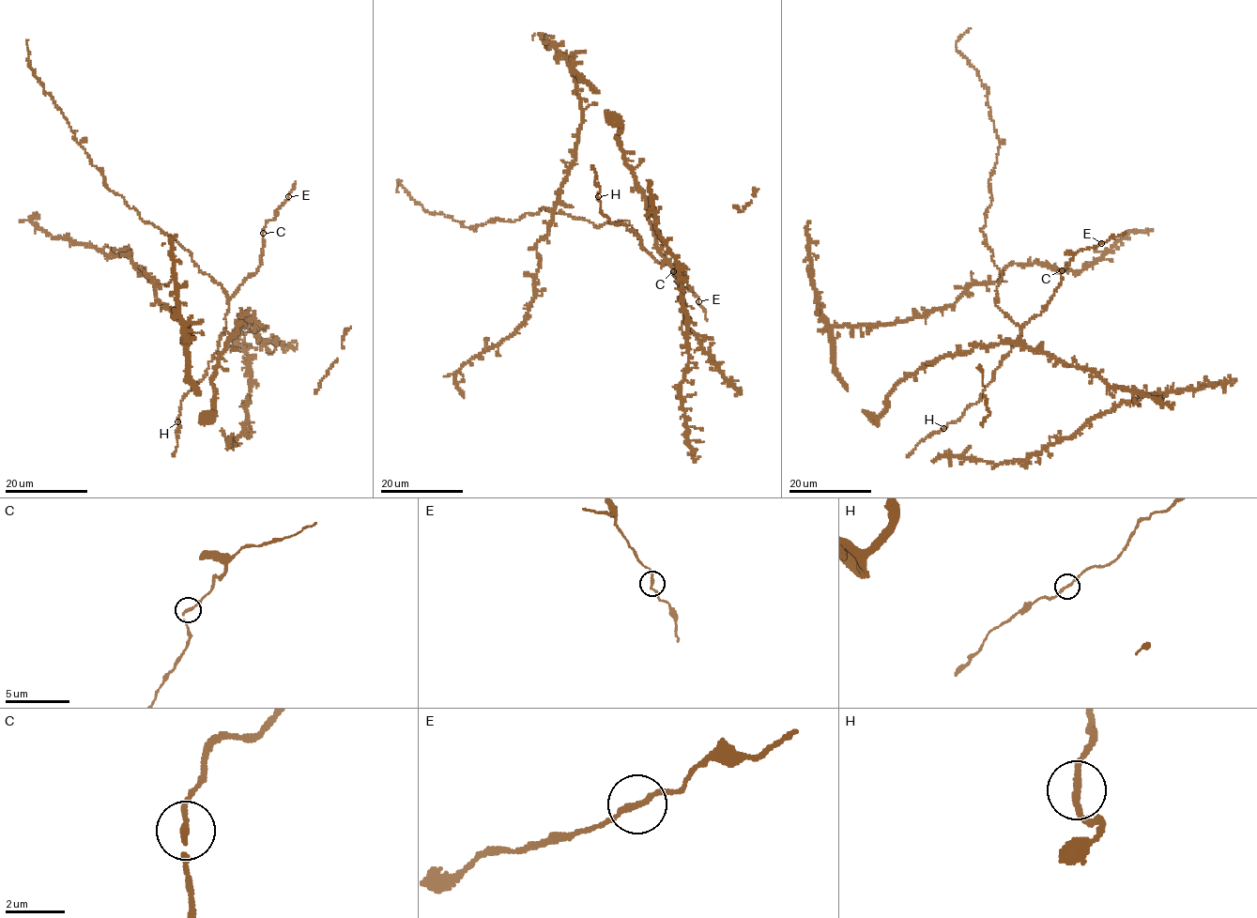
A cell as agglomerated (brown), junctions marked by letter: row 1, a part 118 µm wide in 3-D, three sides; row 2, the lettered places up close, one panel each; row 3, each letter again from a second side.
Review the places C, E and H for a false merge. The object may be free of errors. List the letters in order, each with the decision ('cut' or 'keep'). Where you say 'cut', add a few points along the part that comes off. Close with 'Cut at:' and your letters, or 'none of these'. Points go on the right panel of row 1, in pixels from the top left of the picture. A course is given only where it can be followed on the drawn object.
C: keep
E: keep
H: keep
Cut at: none of these

